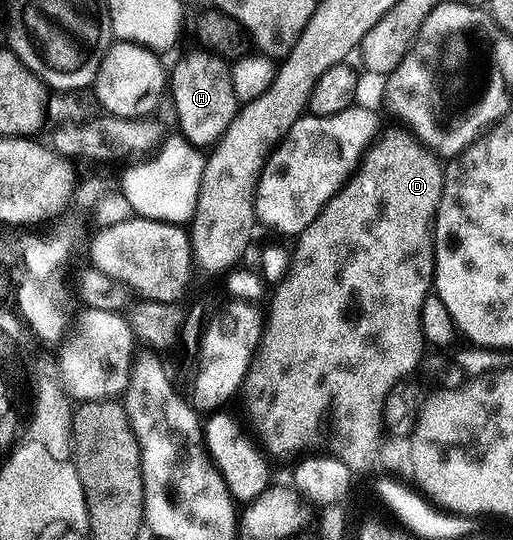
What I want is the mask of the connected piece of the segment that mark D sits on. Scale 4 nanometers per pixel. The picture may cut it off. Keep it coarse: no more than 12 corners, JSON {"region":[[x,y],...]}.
{"region":[[383,128],[297,234],[246,405],[370,469],[422,361],[443,162]]}

